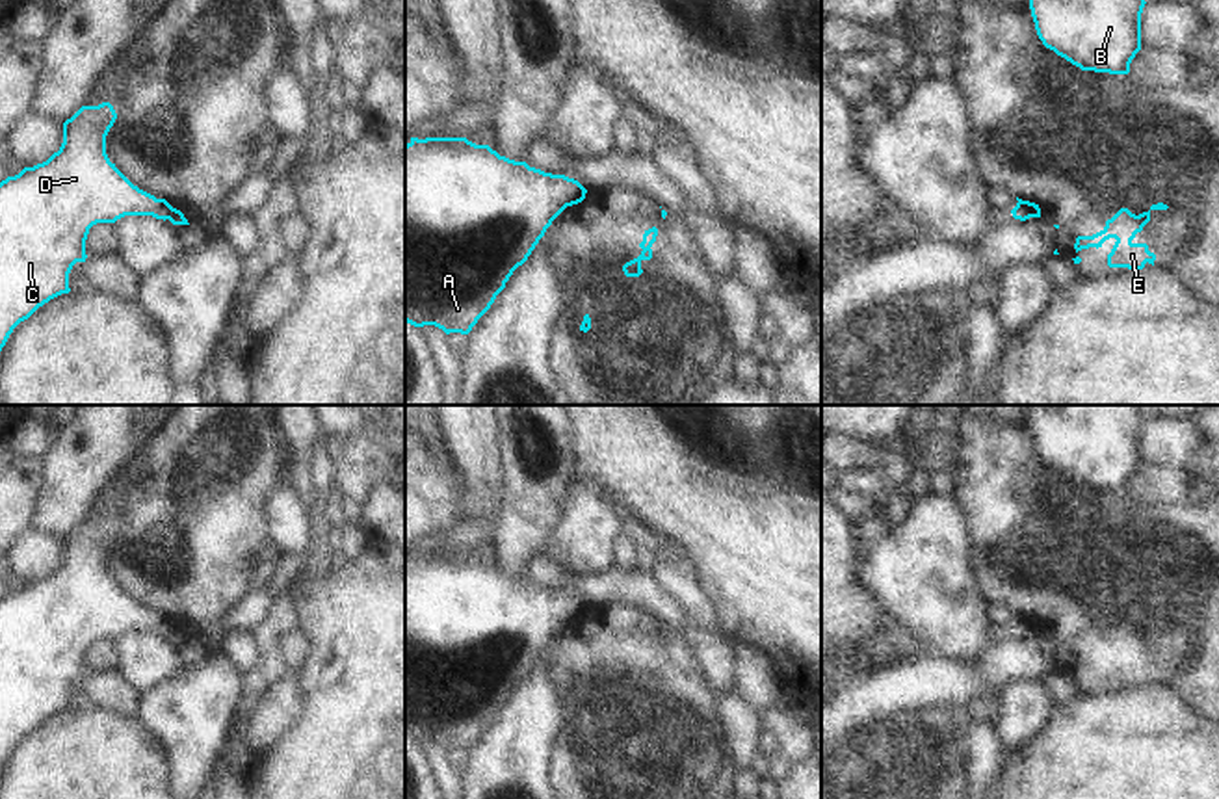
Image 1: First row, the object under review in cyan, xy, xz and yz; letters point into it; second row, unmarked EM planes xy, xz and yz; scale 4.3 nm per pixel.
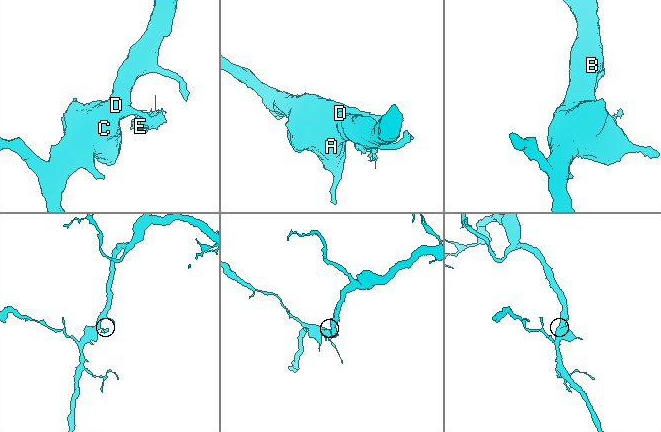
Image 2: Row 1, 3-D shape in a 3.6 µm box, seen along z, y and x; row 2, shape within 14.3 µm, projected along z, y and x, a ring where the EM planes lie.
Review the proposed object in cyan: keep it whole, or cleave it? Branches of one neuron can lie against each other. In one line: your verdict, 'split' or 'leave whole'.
split

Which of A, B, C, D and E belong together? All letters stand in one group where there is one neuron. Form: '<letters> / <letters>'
A B C D / E

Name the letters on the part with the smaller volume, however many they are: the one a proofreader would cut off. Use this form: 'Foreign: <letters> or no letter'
Foreign: E

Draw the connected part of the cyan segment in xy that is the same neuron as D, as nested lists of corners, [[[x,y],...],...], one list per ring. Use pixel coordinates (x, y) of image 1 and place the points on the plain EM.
[[[102,518],[98,522],[82,522],[71,535],[63,539],[63,559],[58,569],[54,569],[46,578],[37,580],[33,583],[24,583],[19,591],[7,593],[0,598],[0,767],[6,762],[13,745],[28,736],[39,723],[48,719],[50,715],[69,710],[69,689],[76,678],[85,678],[85,656],[89,645],[97,639],[115,639],[125,632],[152,632],[156,635],[169,635],[171,624],[162,615],[139,606],[134,602],[117,583],[110,578],[106,570],[106,552],[113,543],[117,530],[110,518]]]

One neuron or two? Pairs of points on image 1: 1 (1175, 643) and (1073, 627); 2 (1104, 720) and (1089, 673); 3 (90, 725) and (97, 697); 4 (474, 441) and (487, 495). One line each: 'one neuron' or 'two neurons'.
1: one neuron
2: two neurons
3: two neurons
4: one neuron

